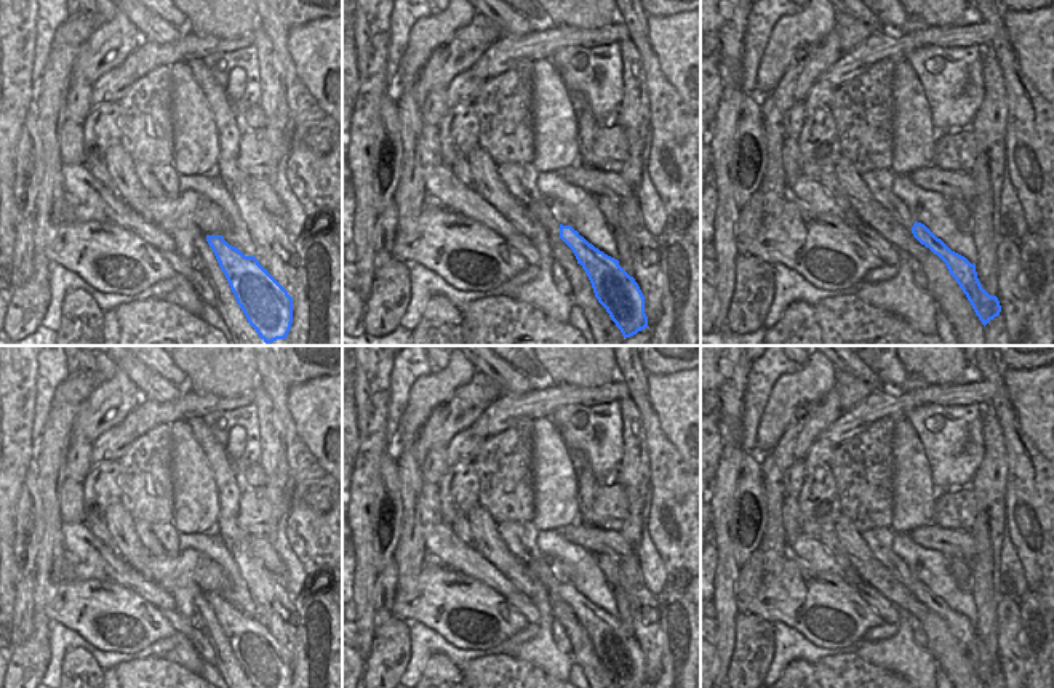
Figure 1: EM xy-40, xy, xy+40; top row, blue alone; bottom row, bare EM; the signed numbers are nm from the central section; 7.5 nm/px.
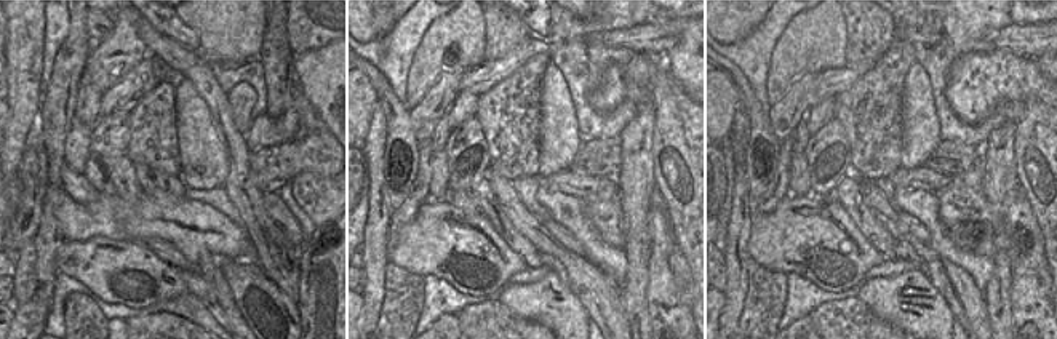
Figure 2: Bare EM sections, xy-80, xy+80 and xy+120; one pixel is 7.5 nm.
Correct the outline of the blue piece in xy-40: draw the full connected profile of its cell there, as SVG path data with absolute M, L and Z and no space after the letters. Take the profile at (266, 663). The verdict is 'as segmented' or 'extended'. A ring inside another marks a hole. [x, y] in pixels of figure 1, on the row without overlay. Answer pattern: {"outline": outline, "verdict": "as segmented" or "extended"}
{"outline": "M206 594L221 629L254 688L291 688L293 656L254 614L245 614L222 594Z", "verdict": "as segmented"}

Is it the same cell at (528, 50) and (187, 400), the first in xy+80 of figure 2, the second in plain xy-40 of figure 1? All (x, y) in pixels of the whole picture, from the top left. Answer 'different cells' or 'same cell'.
same cell

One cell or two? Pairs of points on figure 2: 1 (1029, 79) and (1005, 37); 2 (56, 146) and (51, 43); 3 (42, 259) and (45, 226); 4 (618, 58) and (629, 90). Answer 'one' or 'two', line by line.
1: two
2: two
3: one
4: two

